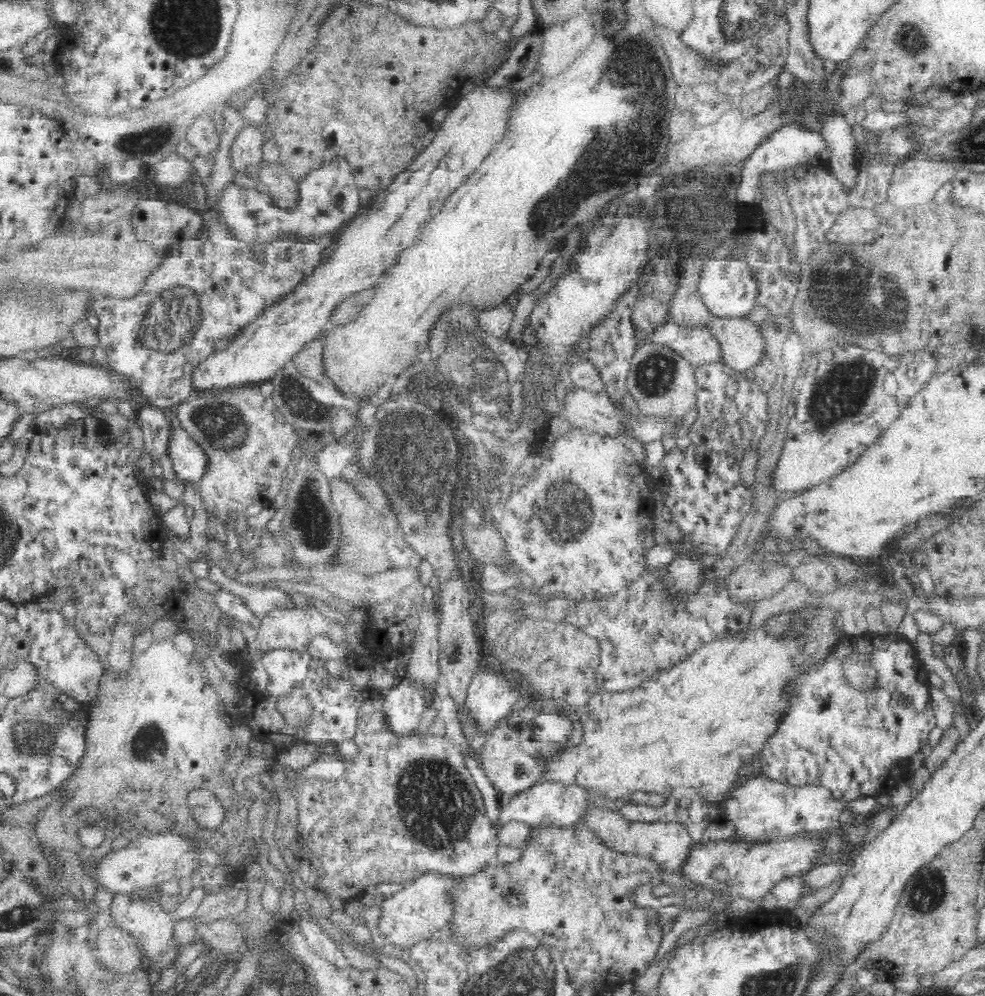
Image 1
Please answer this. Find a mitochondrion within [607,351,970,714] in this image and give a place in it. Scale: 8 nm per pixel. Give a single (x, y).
(824, 412)

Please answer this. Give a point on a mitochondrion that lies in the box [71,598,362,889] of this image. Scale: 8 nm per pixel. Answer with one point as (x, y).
(149, 740)

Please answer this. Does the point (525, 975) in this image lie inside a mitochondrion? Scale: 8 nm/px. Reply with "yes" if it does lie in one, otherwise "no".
yes

